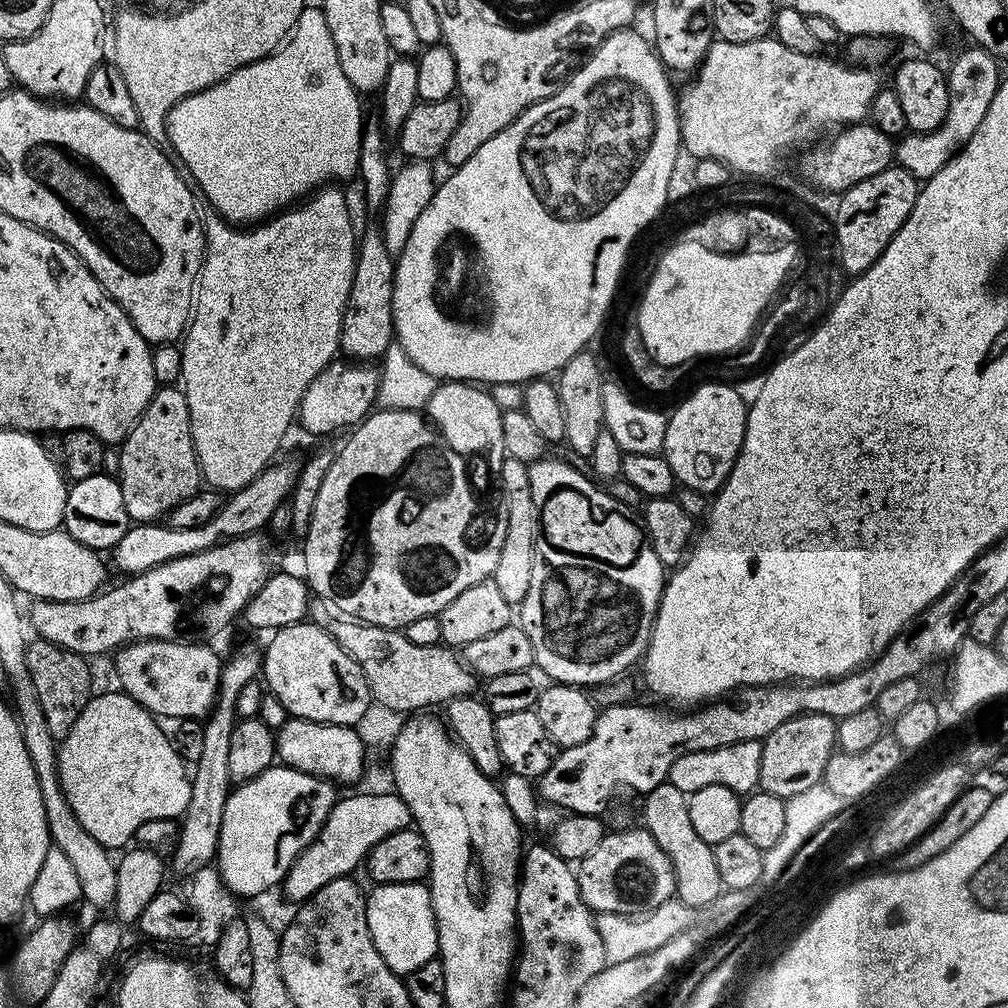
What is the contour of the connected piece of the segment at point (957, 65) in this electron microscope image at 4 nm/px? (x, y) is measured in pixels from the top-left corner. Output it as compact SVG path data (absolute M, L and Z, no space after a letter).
M975 46L968 49L947 69L948 89L950 90L950 106L942 126L933 132L908 134L895 145L894 160L901 168L905 168L917 181L928 180L946 162L963 148L965 142L982 126L982 118L986 118L986 110L990 110L990 102L994 102L994 94L1000 88L1001 65L986 50Z

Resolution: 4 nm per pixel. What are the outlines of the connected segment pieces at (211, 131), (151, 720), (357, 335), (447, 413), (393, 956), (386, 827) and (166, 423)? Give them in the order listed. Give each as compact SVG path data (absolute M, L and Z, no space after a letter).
M307 8L300 13L296 20L296 27L292 29L287 40L283 45L276 49L270 56L264 56L261 60L250 62L246 66L242 66L238 70L234 70L224 80L219 80L216 84L210 85L206 90L190 94L186 98L182 98L172 109L168 115L168 144L178 154L178 158L182 158L182 162L186 162L186 166L190 166L190 174L194 178L194 182L198 182L198 186L202 186L202 190L206 194L206 198L212 203L213 208L228 221L229 224L237 226L252 226L257 222L263 222L276 215L277 212L295 205L297 202L303 201L313 190L319 189L321 186L327 185L329 182L340 182L336 180L348 180L357 175L360 171L360 133L362 131L362 119L360 120L360 100L361 97L356 91L356 87L346 78L346 74L342 74L342 62L338 62L338 50L334 50L334 38L330 38L330 26L326 26L326 18L320 8Z
M115 691L89 699L68 735L59 741L56 754L70 810L86 833L107 850L123 849L144 822L183 817L192 789L186 762L176 752L169 733L167 736L156 725L157 717L127 692Z
M374 226L368 233L361 235L356 250L356 269L346 298L346 310L342 314L340 331L340 352L353 362L376 362L384 355L385 350L394 342L394 256L388 252L384 235L379 227Z
M440 382L426 409L429 421L438 429L441 437L456 452L485 452L492 472L499 474L504 461L502 442L502 418L498 402L494 402L491 391L472 382Z
M427 883L415 884L378 884L367 893L366 918L370 926L370 934L374 938L374 946L378 946L378 954L390 966L390 970L403 978L408 973L418 970L418 966L426 966L426 962L437 959L440 951L438 930L436 929L436 915L432 909L432 894Z
M395 791L341 795L321 826L320 833L307 850L292 863L284 876L282 891L285 898L296 900L295 902L309 900L319 888L326 886L326 882L347 877L359 864L361 867L367 861L370 850L378 846L382 838L390 838L390 834L411 824L410 810Z
M160 386L152 395L152 401L144 408L136 425L128 431L123 444L119 445L120 472L118 479L122 490L122 499L126 501L126 514L129 521L150 524L167 517L174 506L181 504L186 498L201 491L202 477L200 463L196 461L196 447L192 441L190 426L190 410L184 397L183 387Z

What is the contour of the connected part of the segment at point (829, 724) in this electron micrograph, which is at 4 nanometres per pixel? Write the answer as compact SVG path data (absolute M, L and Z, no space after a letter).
M808 718L787 720L762 741L762 762L758 766L759 791L769 792L787 801L791 796L802 793L802 790L821 783L821 770L836 748L837 721L821 719L820 729L816 729L811 722Z

